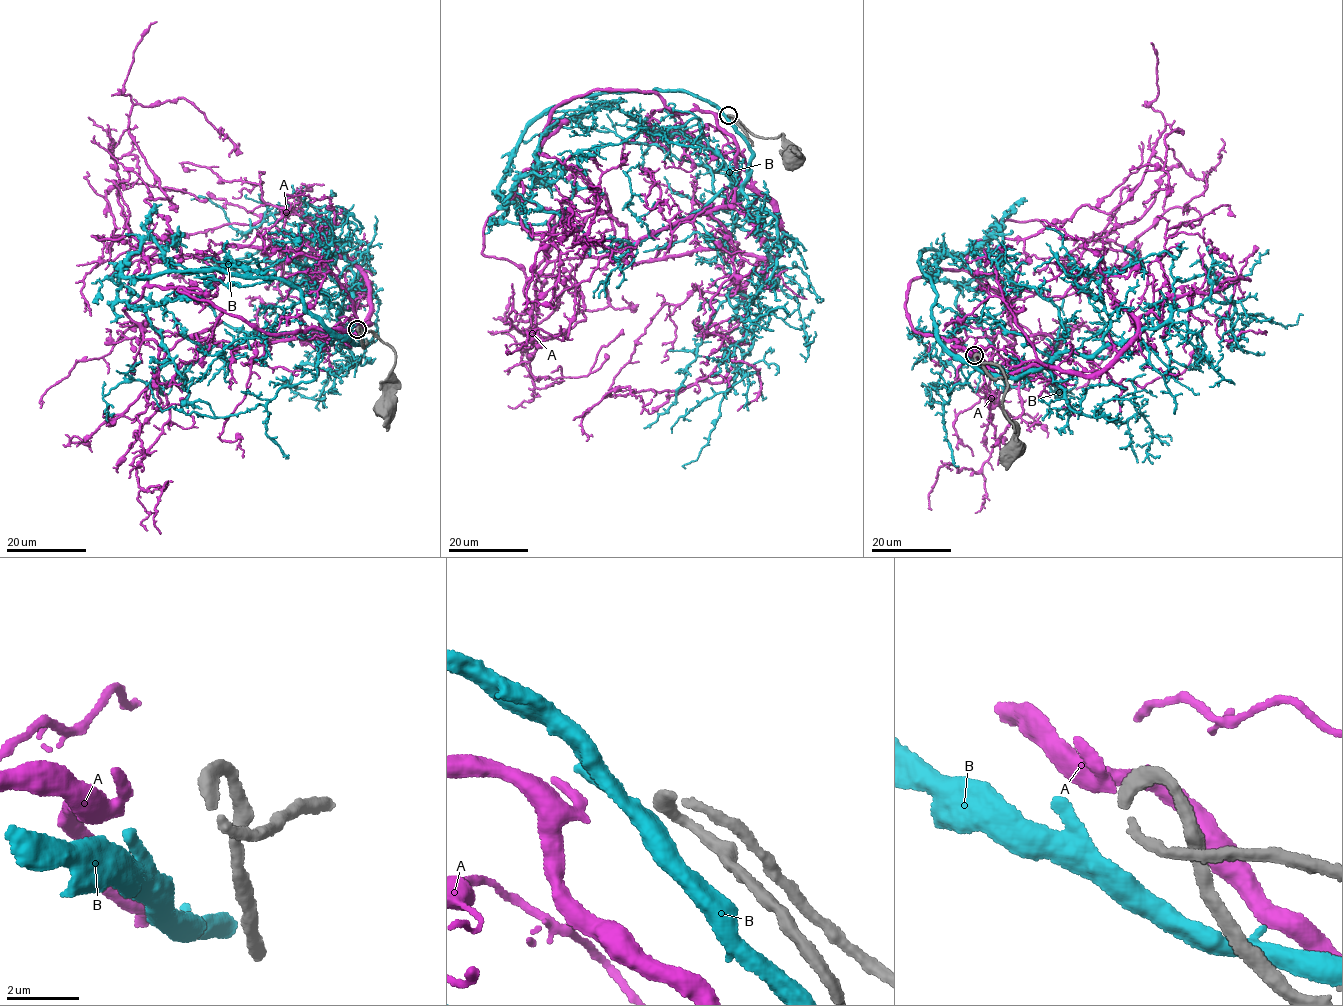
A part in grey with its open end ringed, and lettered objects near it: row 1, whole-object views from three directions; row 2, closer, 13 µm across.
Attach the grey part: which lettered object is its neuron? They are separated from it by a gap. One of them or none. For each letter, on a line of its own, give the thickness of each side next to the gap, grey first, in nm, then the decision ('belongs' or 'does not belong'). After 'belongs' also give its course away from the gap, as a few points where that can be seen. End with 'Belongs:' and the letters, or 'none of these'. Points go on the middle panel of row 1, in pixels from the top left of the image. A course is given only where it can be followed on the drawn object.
A: calibres 340 and 440 nm; belongs; course (720, 115), (596, 89), (554, 110), (519, 173), (553, 213), (535, 271), (564, 286), (524, 335), (622, 295)
B: calibres 340 and 600 nm; does not belong
Belongs: A

